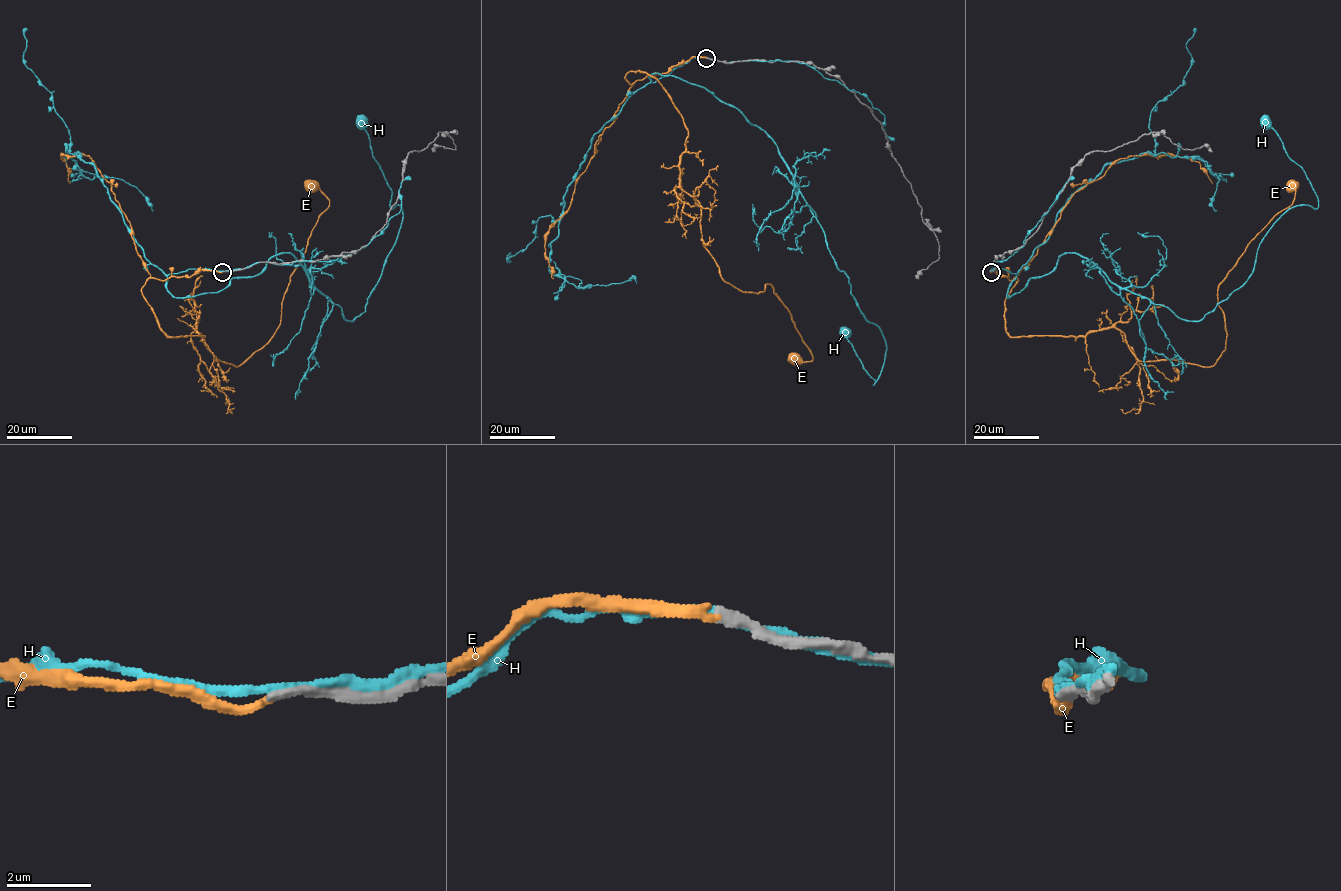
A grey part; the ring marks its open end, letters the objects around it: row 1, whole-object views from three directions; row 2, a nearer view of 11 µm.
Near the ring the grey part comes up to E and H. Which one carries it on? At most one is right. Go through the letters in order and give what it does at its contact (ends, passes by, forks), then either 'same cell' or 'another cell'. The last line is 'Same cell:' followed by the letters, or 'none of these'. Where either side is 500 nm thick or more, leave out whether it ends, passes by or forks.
E: it ends; same cell
H: it passes by; another cell
Same cell: E

